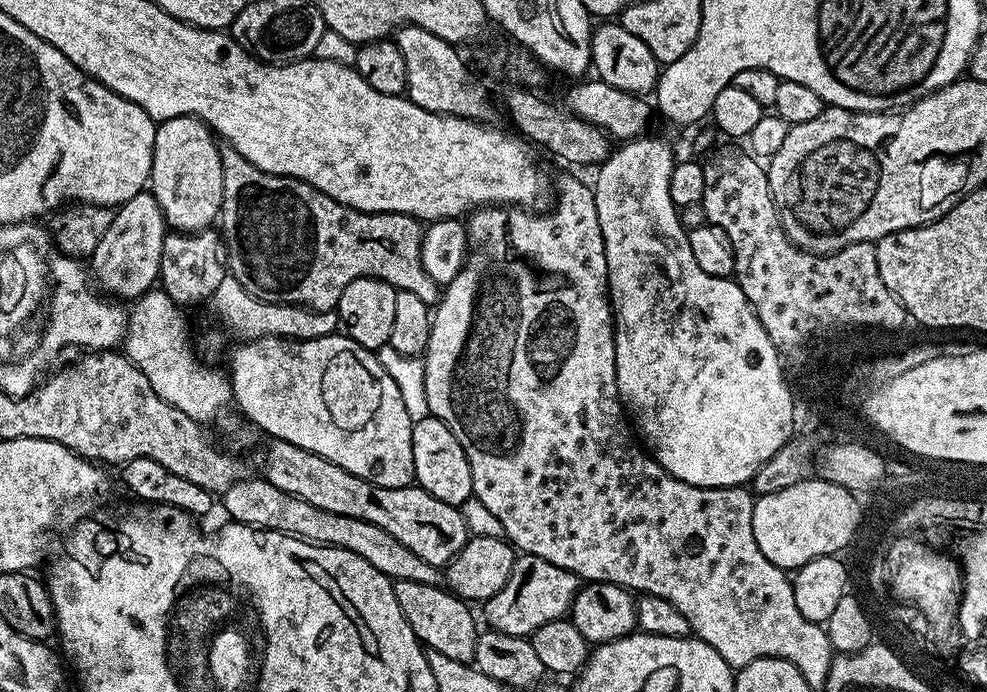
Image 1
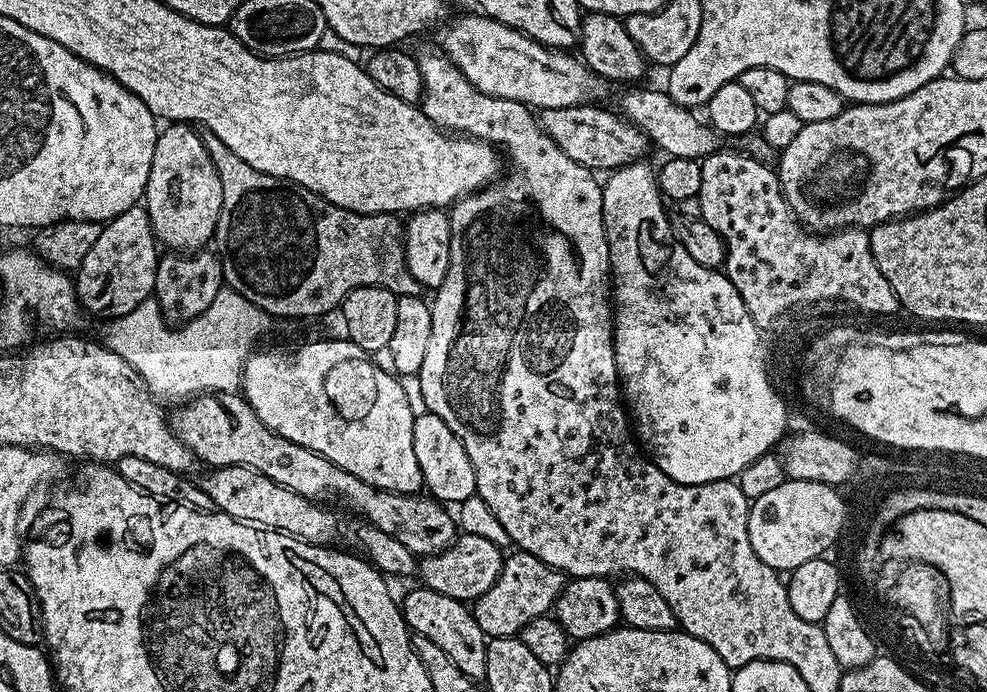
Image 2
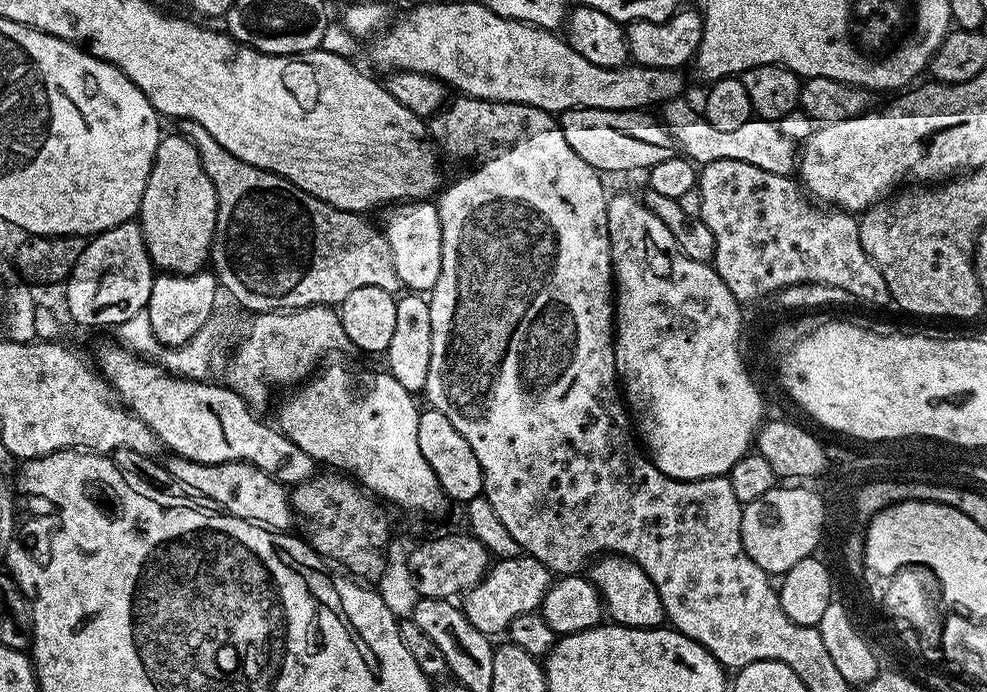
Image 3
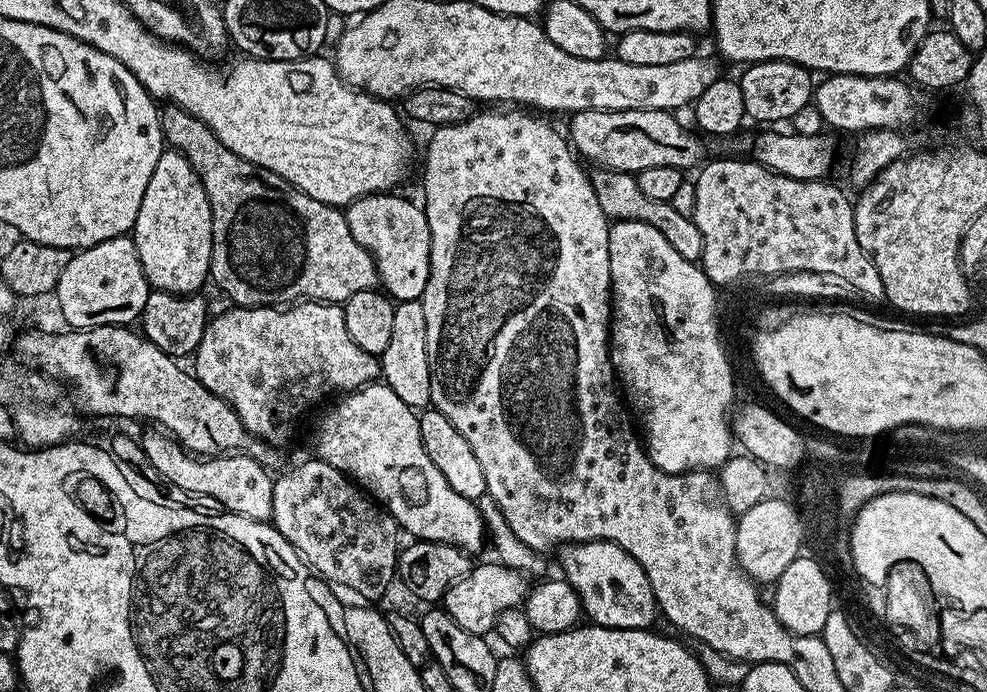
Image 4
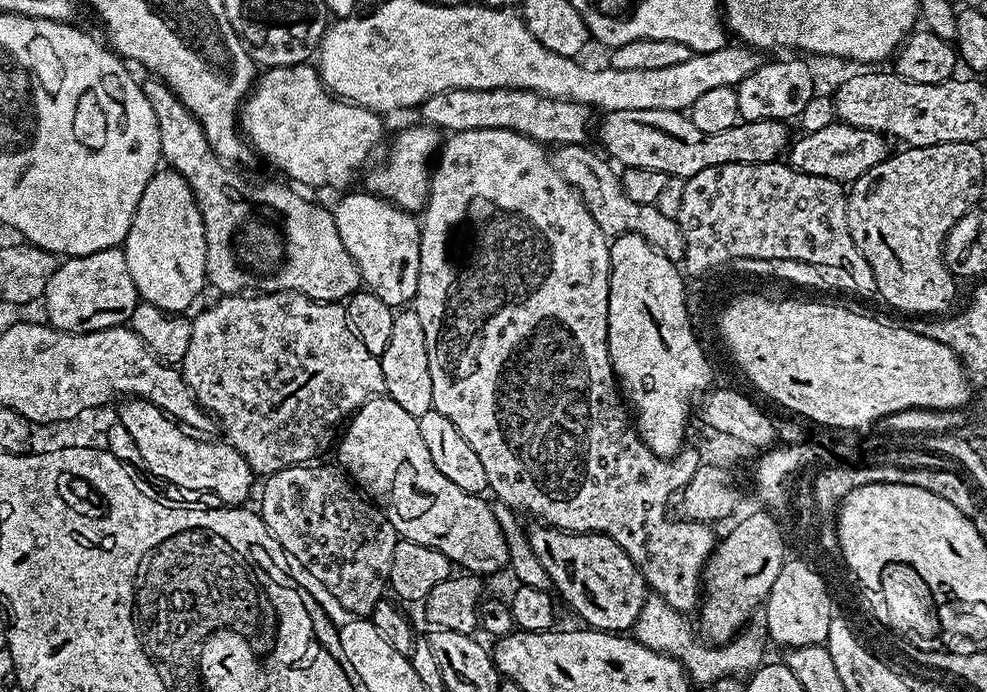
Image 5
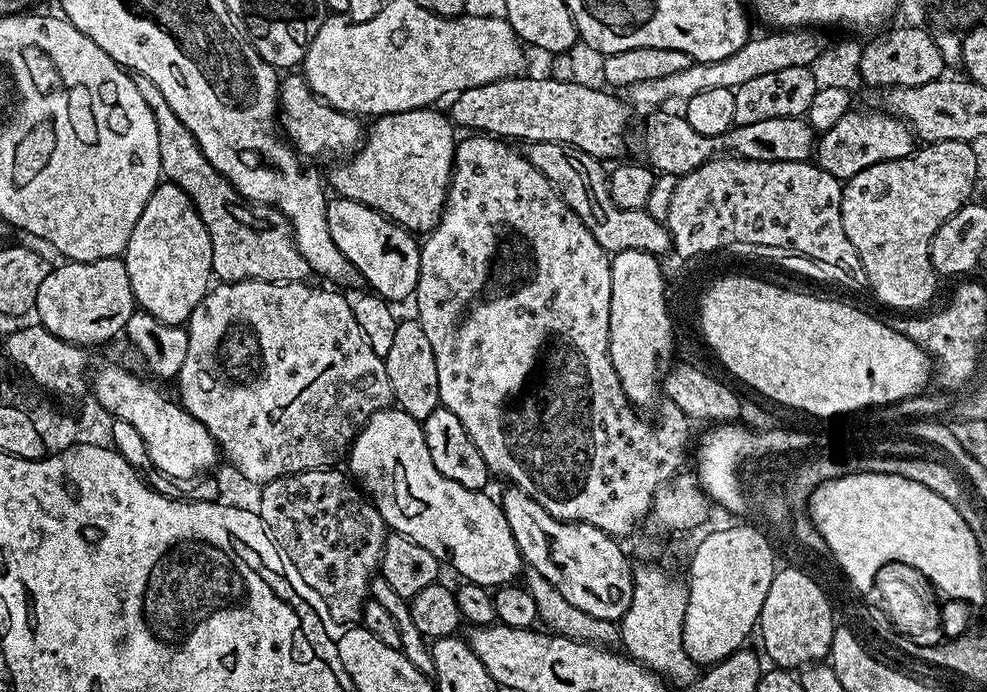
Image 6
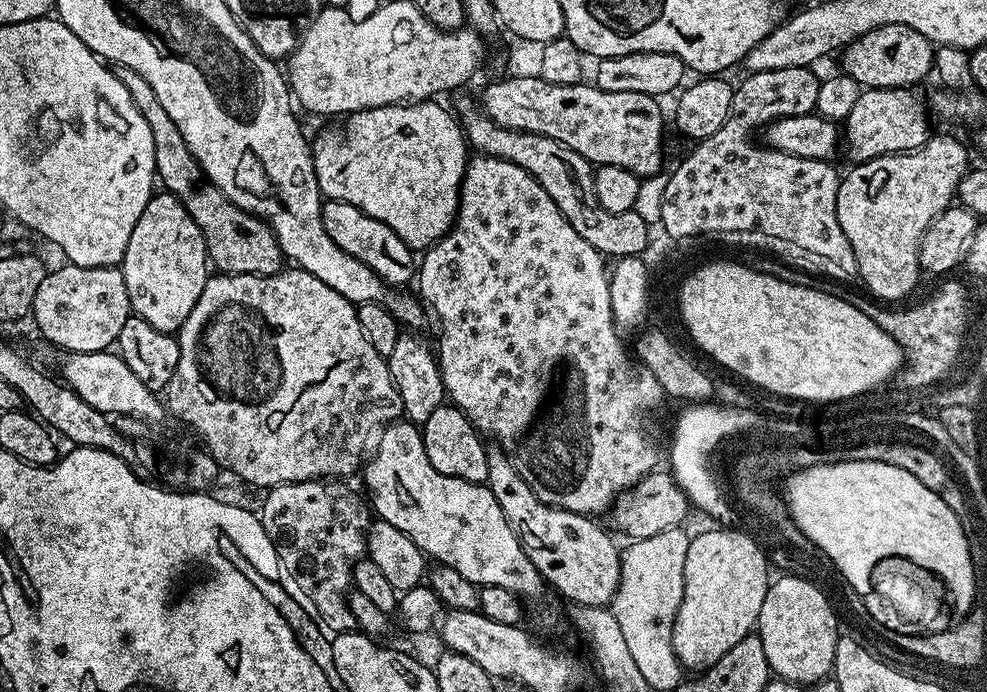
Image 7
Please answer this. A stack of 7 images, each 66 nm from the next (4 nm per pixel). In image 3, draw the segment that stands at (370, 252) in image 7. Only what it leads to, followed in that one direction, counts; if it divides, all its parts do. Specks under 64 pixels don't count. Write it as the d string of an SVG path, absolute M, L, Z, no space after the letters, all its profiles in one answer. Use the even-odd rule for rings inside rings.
M431 199L401 202L391 205L384 214L382 231L386 242L390 242L394 270L398 270L401 285L412 294L431 293L432 288L438 282L438 270L442 270L442 224L438 222L438 210L435 203Z

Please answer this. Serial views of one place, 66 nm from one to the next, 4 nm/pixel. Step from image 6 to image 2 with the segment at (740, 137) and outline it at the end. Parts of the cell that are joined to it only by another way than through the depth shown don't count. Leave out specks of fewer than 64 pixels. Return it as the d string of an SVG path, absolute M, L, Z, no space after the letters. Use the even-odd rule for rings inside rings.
M596 104L541 108L538 119L542 130L546 130L546 134L550 134L554 142L558 142L558 147L582 166L593 170L615 170L643 161L647 157L644 155L647 154L648 148L650 149L647 134L641 128L635 128L623 116L606 112L602 108L604 107Z

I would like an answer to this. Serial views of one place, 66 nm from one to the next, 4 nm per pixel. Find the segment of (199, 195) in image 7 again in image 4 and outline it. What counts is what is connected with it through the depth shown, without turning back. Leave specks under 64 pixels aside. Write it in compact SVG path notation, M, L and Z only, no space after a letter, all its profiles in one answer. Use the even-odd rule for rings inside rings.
M185 108L165 109L160 112L165 145L181 152L194 166L194 174L210 198L211 283L216 283L233 305L263 308L305 300L343 305L354 294L380 284L376 261L350 234L339 207L318 202L278 174L246 162L222 146L210 126Z

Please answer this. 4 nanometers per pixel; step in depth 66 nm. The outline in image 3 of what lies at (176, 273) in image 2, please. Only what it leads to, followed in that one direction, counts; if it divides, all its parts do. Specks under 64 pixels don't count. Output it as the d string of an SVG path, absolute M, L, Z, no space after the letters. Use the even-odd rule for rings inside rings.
M212 270L191 272L185 276L177 276L174 272L153 275L146 311L157 345L165 349L181 348L183 344L190 342L190 338L194 338L194 334L198 334L198 330L202 330L202 326L213 319L216 292L218 293L218 281Z

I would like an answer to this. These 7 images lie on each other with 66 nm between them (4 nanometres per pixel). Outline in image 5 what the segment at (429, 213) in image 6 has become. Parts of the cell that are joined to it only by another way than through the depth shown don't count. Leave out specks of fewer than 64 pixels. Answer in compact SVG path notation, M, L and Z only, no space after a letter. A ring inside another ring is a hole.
M416 122L413 128L402 129L393 138L392 145L388 148L388 157L377 168L367 169L368 177L365 178L363 187L373 196L381 196L382 199L397 204L404 212L423 213L428 202L428 192L432 189L434 157L441 144L441 133L423 122Z

